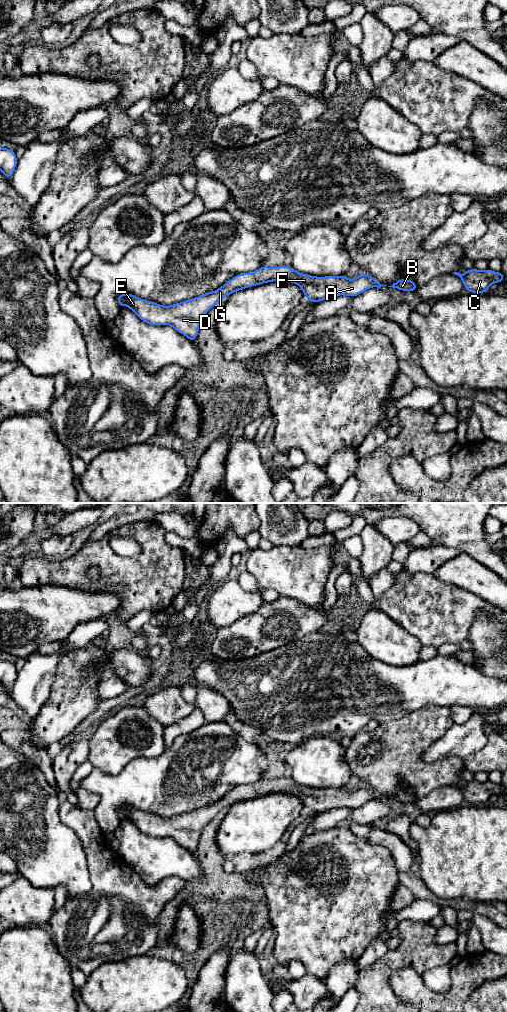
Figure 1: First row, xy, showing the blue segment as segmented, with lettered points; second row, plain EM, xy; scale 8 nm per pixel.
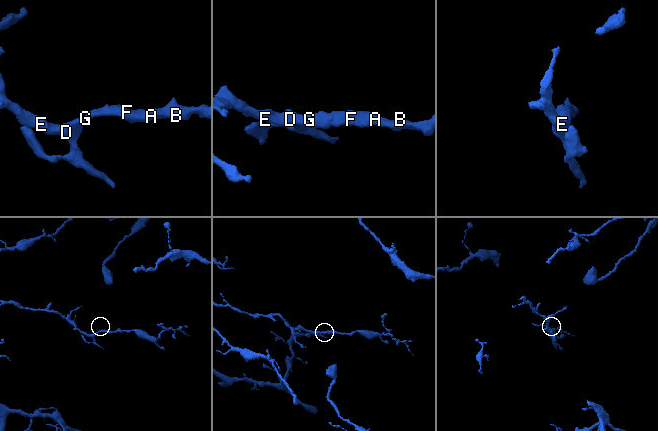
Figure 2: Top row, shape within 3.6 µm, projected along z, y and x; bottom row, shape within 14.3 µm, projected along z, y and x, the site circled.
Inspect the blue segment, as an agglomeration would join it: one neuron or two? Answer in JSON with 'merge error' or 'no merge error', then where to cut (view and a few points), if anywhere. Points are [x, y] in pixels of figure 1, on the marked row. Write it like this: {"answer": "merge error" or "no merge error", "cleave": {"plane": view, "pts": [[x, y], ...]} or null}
{"answer": "no merge error", "cleave": null}

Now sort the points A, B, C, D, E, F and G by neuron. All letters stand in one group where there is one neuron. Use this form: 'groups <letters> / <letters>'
groups A B C D E F G

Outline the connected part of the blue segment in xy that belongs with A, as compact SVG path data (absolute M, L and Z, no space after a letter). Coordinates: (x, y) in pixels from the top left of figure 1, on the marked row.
M263 265L254 273L241 273L234 276L215 291L169 306L146 301L128 293L120 294L117 297L117 303L119 308L127 305L143 322L150 325L170 325L191 342L195 342L202 319L222 297L248 287L274 281L286 281L298 285L304 297L313 303L333 296L355 297L369 288L383 286L365 273L361 273L355 279L348 279L345 275L318 277L297 272L286 265L279 267Z

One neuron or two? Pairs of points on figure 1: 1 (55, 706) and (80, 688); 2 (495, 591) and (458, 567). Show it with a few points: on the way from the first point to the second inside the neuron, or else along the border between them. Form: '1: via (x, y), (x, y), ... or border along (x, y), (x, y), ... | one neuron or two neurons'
1: via (61, 704), (64, 704), (74, 694) | one neuron
2: via (486, 584), (467, 573) | one neuron

